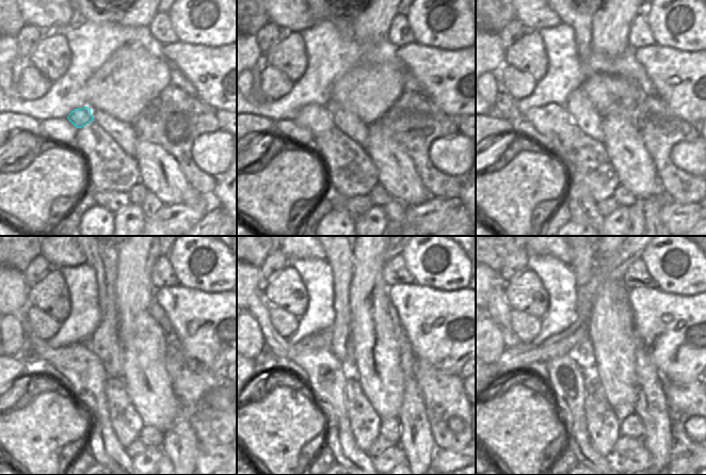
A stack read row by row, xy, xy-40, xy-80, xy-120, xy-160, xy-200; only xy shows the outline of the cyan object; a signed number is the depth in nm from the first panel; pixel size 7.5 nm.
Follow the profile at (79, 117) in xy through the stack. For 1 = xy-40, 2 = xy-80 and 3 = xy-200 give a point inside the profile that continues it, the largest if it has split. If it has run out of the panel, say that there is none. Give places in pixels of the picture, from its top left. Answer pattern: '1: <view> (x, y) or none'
1: xy-40 (317, 120)
2: xy-80 (554, 122)
3: xy-200 (565, 379)

